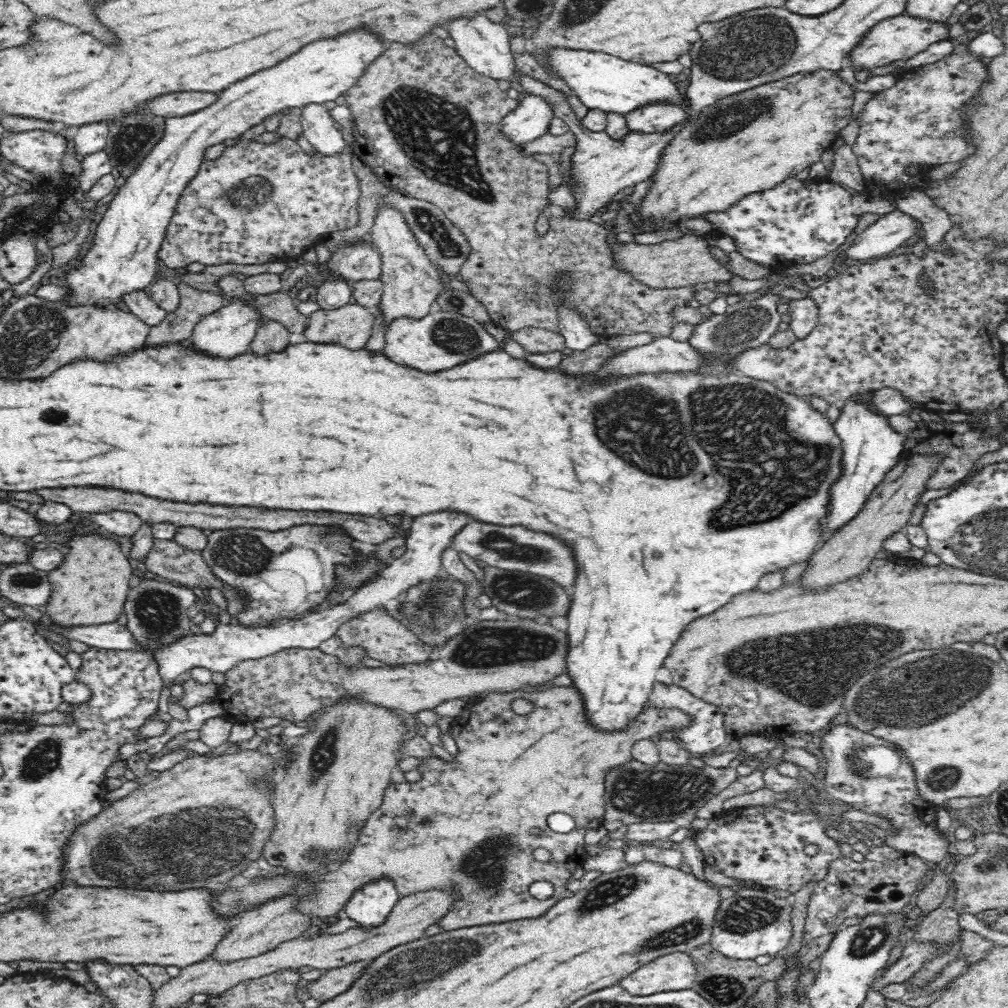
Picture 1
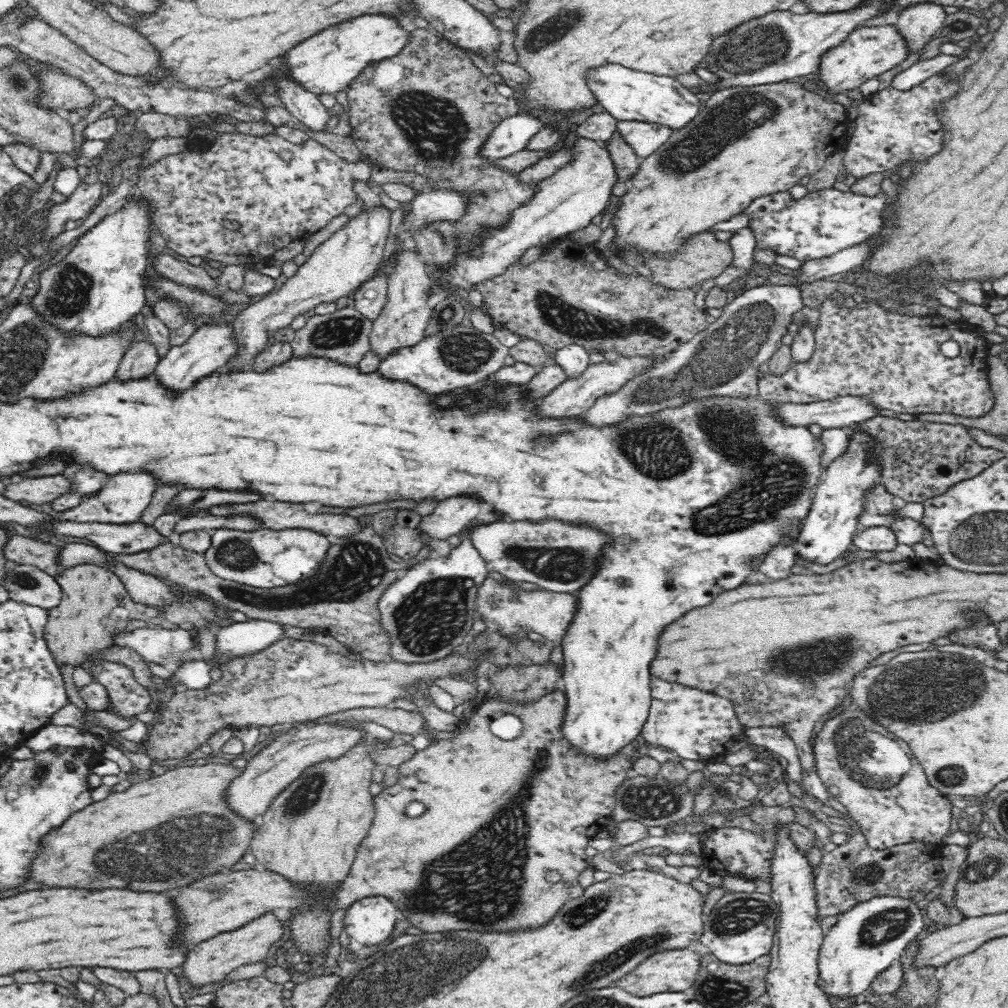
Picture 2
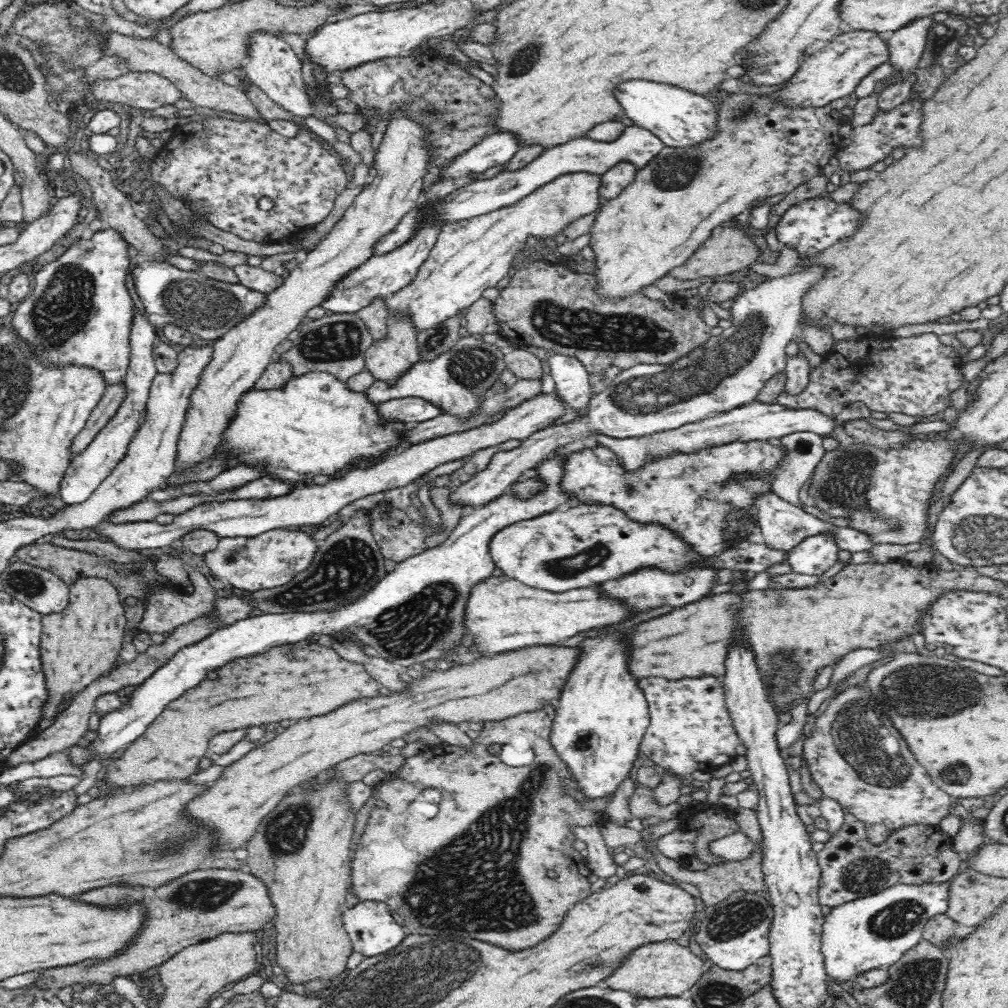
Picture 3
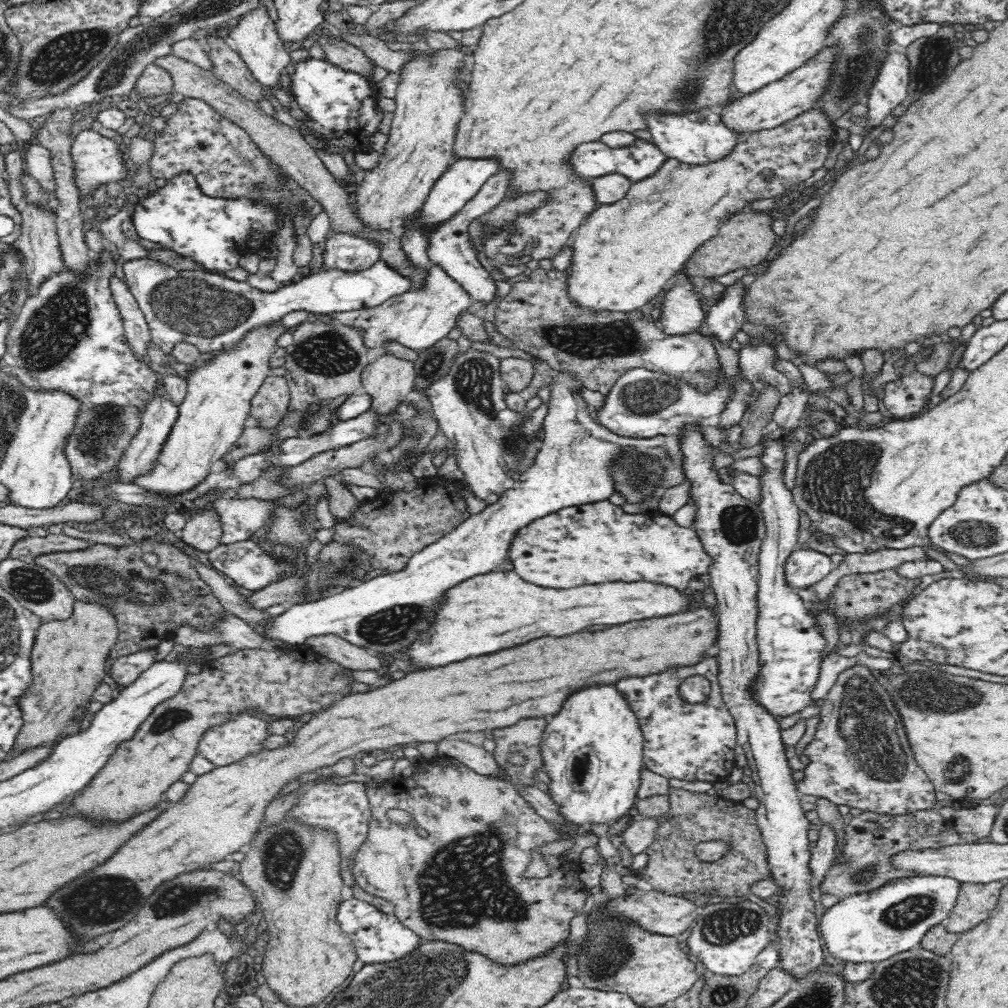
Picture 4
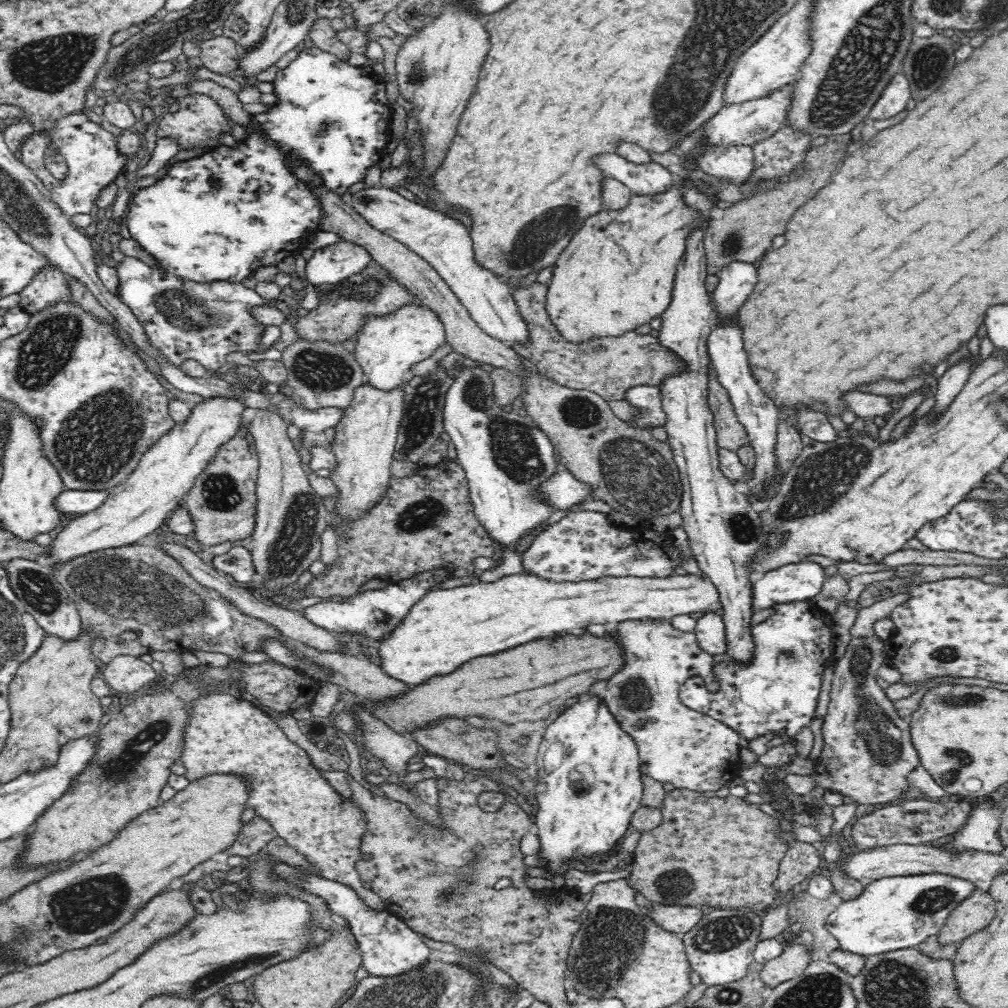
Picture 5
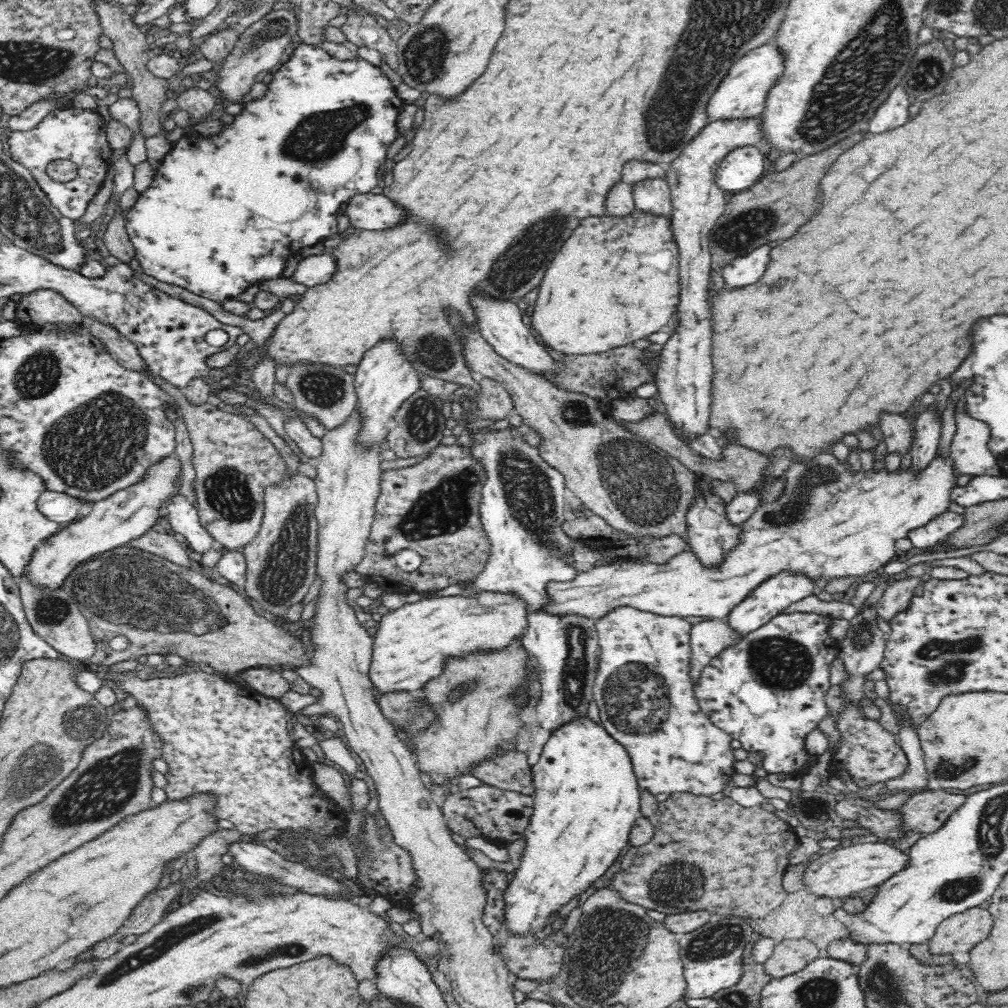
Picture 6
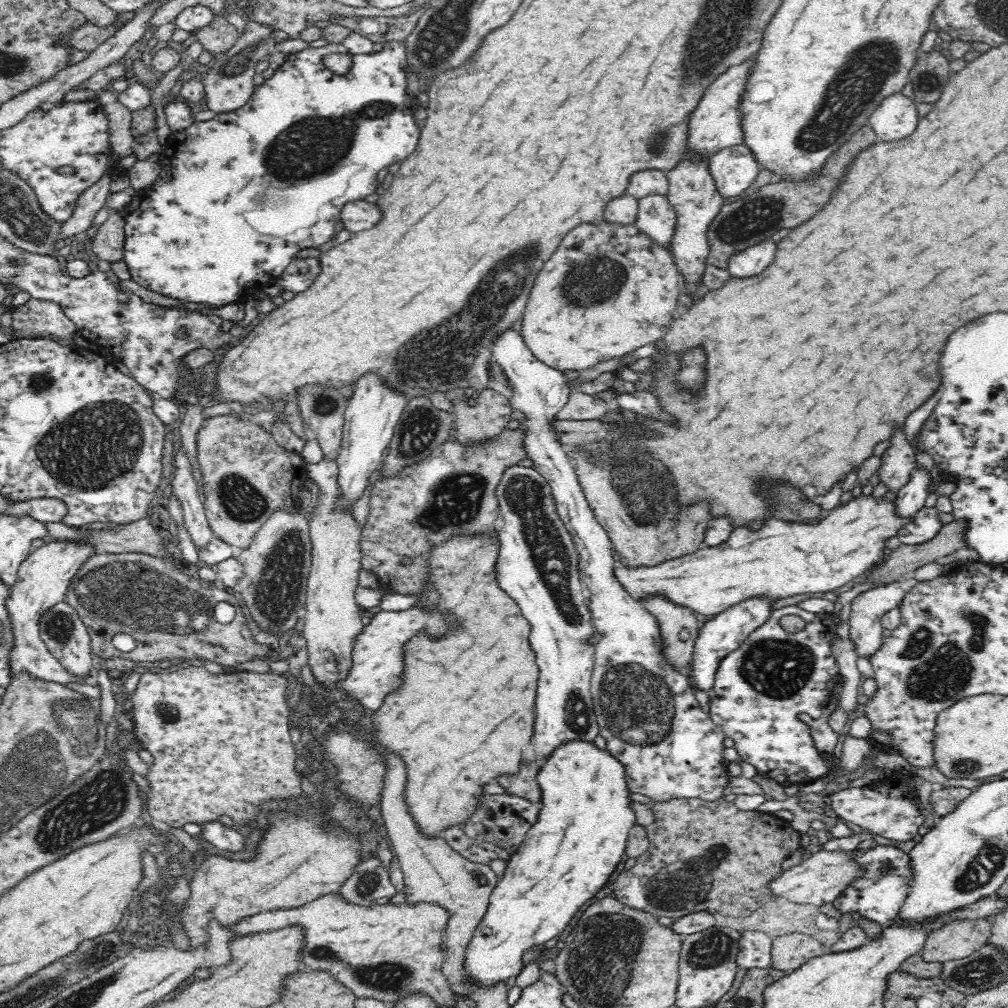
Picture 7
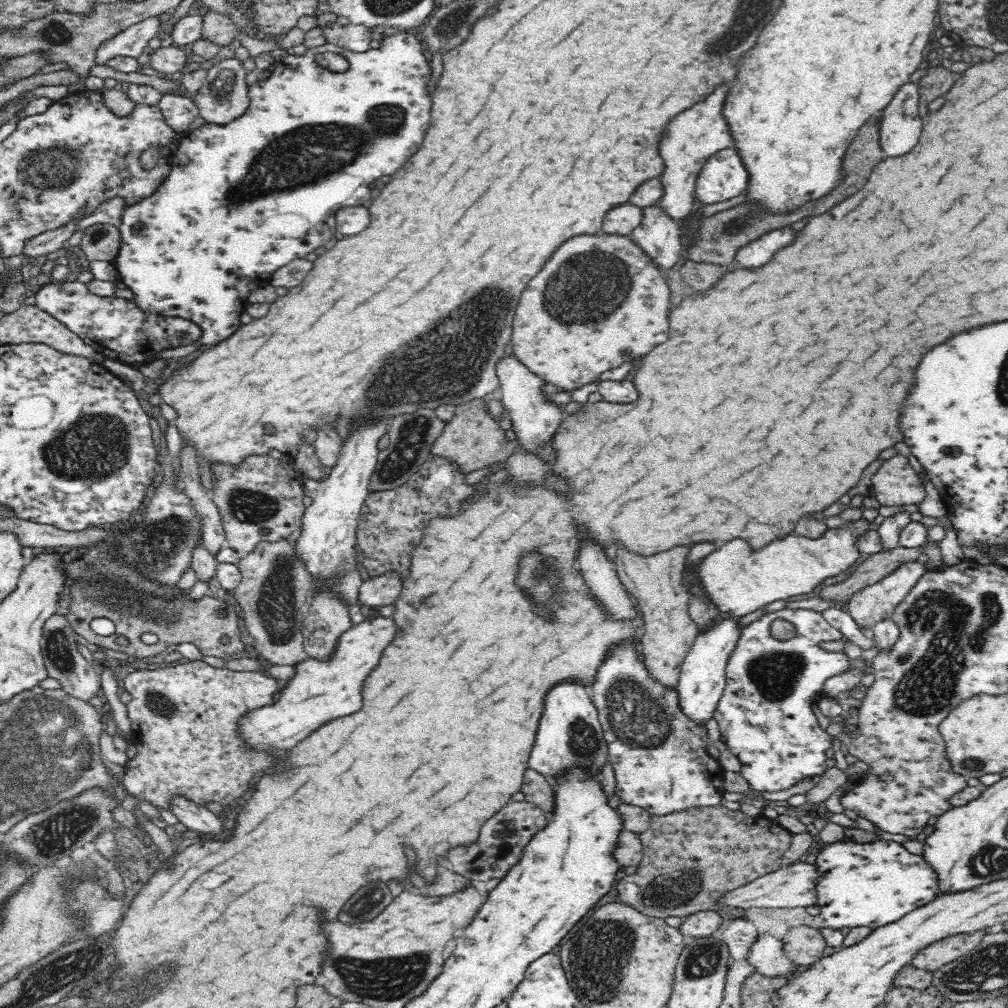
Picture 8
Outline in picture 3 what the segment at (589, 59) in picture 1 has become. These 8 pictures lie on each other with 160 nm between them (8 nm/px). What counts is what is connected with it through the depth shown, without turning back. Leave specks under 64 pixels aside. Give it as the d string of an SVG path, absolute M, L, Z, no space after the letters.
M648 79L623 80L611 88L623 116L636 126L650 130L666 146L685 147L699 143L715 133L716 106L703 94L698 94L675 84Z

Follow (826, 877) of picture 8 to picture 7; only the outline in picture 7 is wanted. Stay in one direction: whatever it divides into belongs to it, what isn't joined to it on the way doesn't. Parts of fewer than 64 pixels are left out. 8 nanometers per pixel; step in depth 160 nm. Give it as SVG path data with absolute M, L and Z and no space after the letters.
M877 845L868 850L854 849L856 858L867 866L866 876L856 880L842 896L832 902L833 906L840 910L841 914L853 914L858 912L866 919L872 919L886 927L889 918L892 918L899 909L905 897L905 884L909 874L908 854L898 847L888 845Z

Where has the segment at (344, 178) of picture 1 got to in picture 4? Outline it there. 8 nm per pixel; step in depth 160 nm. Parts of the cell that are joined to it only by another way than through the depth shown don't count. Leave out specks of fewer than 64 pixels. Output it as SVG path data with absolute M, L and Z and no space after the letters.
M185 98L178 103L178 110L166 117L166 128L155 136L154 152L150 158L149 166L150 174L154 175L160 182L165 182L174 176L180 176L187 172L196 179L200 190L207 197L224 200L248 200L252 203L268 206L275 211L277 224L280 227L286 224L286 220L294 222L302 216L310 218L310 216L318 216L320 212L324 211L324 205L316 197L313 197L307 188L302 187L298 181L292 179L284 171L284 168L272 161L252 140L250 133L201 100Z

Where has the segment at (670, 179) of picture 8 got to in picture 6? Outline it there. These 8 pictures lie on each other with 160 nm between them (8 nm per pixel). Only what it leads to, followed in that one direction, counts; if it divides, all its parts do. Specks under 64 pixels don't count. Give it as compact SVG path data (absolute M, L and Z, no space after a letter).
M776 40L762 44L744 56L741 56L728 71L716 92L708 102L710 120L725 119L730 117L749 117L760 115L767 107L768 94L776 86L787 67L787 56L776 44Z

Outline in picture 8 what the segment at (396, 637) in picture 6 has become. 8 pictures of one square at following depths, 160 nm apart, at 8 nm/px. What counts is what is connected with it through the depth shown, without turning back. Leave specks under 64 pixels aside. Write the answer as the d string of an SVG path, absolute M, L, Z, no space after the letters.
M368 612L364 621L354 625L340 636L336 652L330 660L320 662L308 658L295 665L295 674L272 707L258 708L241 723L244 739L261 749L275 748L278 752L294 748L298 740L304 740L322 724L350 716L364 706L364 684L372 670L378 668L386 646L398 636L398 624L394 616Z

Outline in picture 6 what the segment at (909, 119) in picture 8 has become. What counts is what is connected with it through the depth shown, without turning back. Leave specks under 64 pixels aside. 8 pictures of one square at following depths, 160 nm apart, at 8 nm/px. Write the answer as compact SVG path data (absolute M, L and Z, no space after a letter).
M896 86L869 120L868 134L886 132L902 126L908 120L910 105L908 93L901 86Z

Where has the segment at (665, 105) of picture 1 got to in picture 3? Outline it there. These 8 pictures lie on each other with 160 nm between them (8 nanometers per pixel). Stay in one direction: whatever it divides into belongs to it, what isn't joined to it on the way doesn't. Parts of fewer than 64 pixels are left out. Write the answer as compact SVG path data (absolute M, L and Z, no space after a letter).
M636 125L625 126L613 141L598 141L584 136L569 140L567 143L547 148L538 158L522 168L506 170L488 180L472 181L456 190L447 192L443 197L431 203L426 203L426 196L420 195L414 208L401 216L400 222L392 229L392 232L383 236L383 239L376 245L376 256L392 252L392 250L412 241L414 234L422 228L424 222L441 222L445 225L458 222L458 220L470 220L475 216L512 206L537 188L554 180L557 175L571 172L591 172L603 175L620 161L630 161L636 167L642 168L661 151L661 148L664 148L664 144L660 137L650 130Z

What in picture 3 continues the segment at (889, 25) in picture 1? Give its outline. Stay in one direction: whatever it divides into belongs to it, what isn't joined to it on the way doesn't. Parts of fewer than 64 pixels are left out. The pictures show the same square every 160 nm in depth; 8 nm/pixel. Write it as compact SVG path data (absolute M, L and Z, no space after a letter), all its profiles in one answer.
M854 30L834 37L828 45L800 61L796 76L770 95L784 104L824 106L852 94L874 68L890 63L890 49L876 31Z

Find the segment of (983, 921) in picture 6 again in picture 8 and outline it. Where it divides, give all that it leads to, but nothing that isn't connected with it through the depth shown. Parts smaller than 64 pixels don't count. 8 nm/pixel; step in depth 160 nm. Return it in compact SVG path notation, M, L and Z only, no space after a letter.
M984 929L971 933L958 933L933 942L916 954L912 963L921 969L935 971L937 968L964 957L973 948L979 946L986 935Z

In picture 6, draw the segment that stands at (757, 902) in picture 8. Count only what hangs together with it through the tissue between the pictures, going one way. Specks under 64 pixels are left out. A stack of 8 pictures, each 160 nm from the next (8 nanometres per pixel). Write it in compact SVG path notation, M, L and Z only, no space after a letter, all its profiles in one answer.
M889 842L858 843L848 848L832 850L826 855L816 857L802 874L802 882L810 892L818 895L828 895L835 900L878 886L892 878L898 872L903 872L911 864L911 857L904 850L894 848Z

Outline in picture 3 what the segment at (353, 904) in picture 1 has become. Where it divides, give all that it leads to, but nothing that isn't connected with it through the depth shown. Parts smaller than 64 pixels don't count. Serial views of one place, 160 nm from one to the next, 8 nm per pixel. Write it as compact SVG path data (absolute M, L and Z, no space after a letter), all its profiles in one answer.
M381 900L360 901L353 907L344 909L341 919L354 951L362 953L364 957L373 957L400 944L406 935L406 929L396 923L392 911L390 905Z

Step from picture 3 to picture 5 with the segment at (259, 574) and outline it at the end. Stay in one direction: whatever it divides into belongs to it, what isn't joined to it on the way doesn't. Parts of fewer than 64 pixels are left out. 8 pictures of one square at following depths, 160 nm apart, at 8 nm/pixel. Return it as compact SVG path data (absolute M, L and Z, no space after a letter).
M234 546L224 554L213 556L214 567L223 570L238 583L244 582L251 586L252 578L256 576L256 567L252 560L252 553L244 546Z

